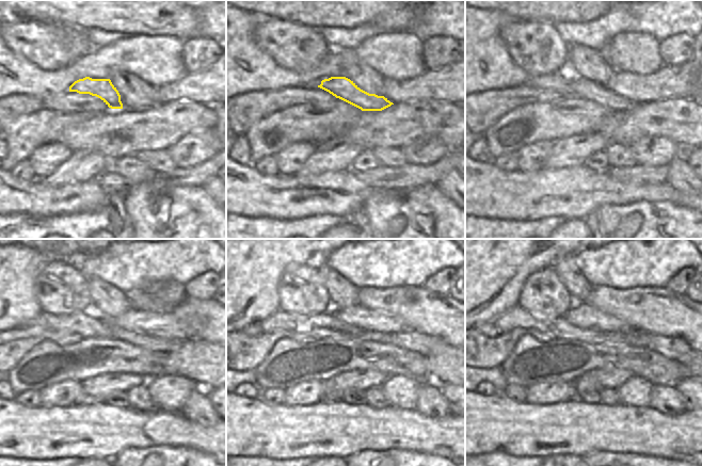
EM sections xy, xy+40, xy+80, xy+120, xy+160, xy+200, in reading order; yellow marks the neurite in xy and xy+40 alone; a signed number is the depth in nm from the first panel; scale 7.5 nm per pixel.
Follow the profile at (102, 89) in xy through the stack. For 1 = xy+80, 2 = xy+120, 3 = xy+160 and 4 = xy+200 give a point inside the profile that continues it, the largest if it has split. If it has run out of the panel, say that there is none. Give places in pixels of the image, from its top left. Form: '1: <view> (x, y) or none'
1: xy+80 (581, 87)
2: xy+120 (155, 343)
3: xy+160 (424, 344)
4: xy+200 (674, 348)

